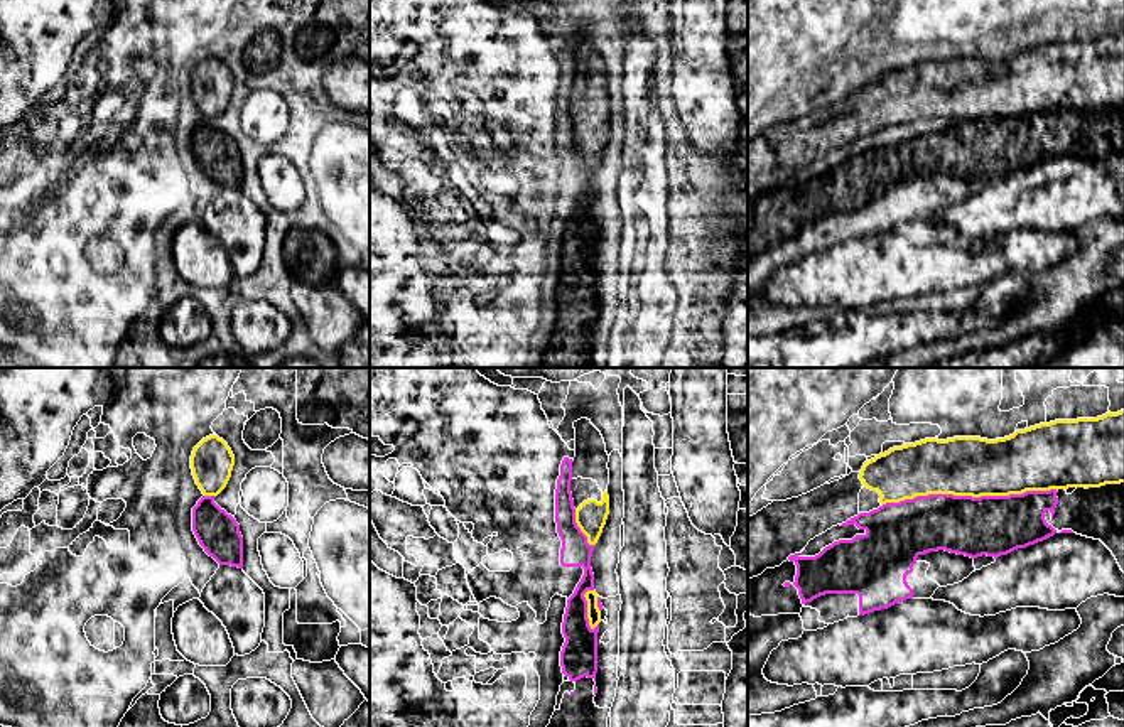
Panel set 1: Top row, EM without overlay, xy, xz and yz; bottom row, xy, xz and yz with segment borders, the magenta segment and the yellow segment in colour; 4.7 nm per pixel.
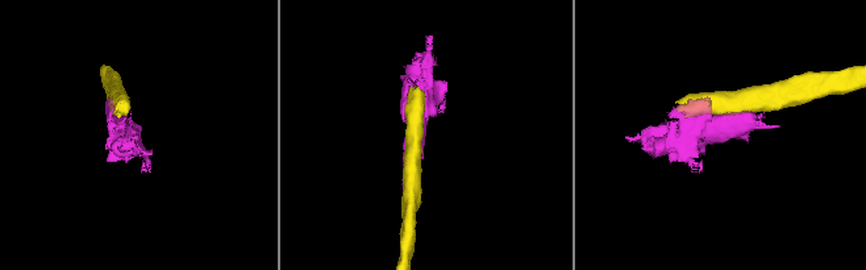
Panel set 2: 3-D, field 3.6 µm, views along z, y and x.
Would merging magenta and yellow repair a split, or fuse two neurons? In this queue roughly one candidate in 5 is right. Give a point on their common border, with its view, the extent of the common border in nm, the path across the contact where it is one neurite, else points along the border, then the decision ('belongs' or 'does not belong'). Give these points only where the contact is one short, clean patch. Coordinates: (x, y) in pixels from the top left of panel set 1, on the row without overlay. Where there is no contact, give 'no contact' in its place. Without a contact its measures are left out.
contact yz (969, 118); length 850 nm; does not belong

